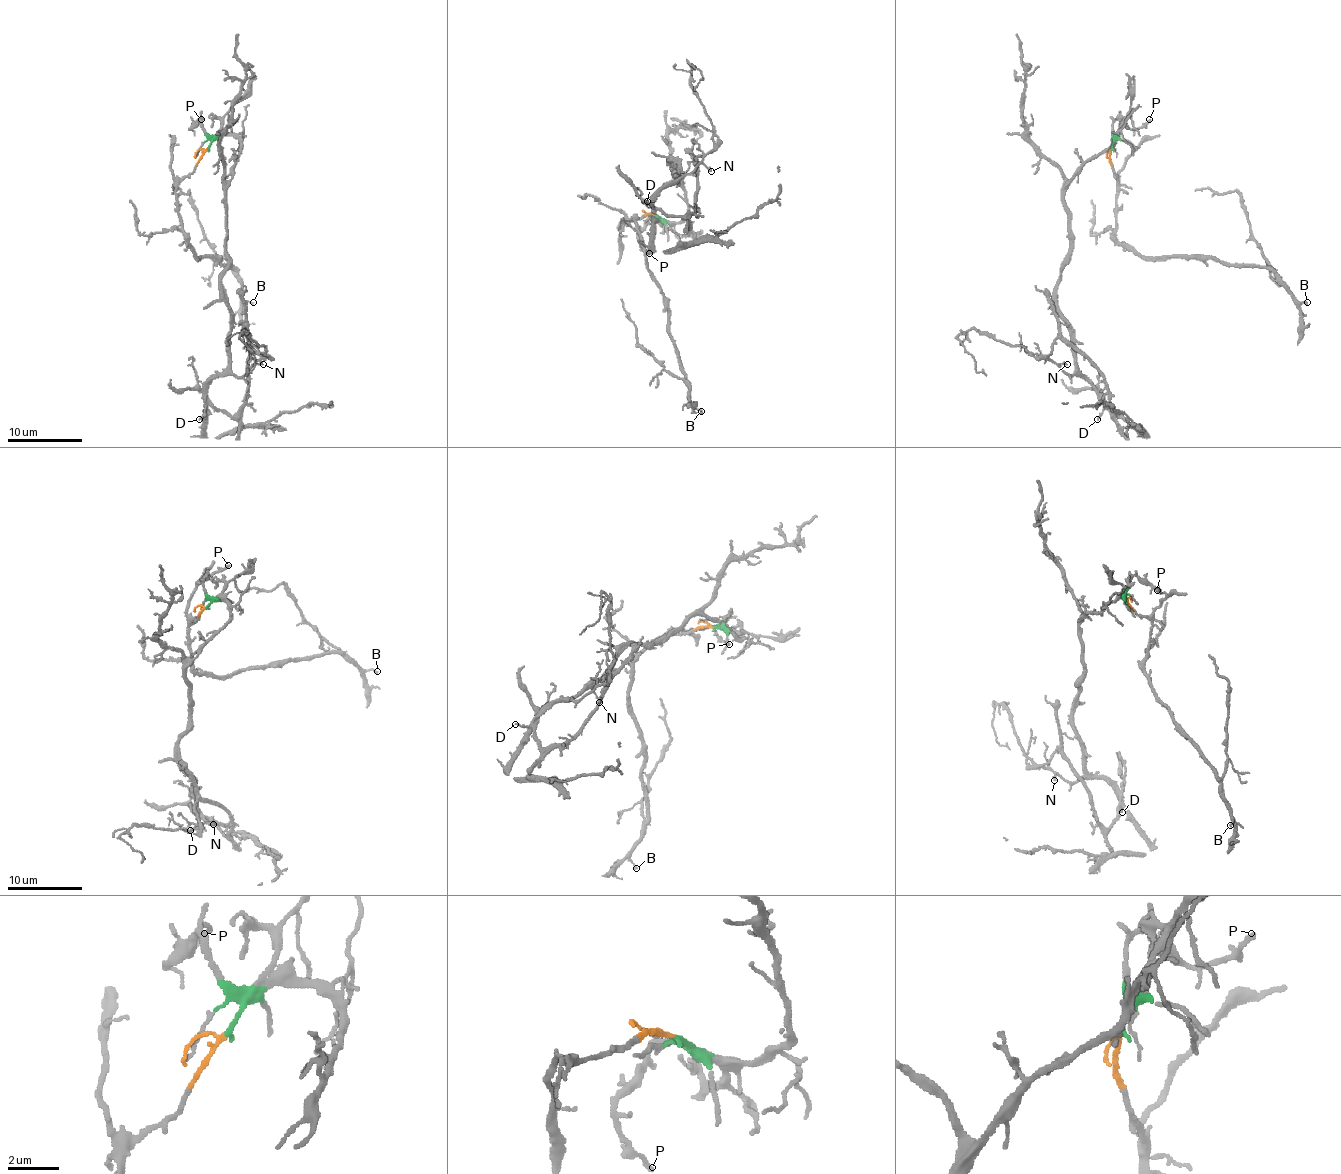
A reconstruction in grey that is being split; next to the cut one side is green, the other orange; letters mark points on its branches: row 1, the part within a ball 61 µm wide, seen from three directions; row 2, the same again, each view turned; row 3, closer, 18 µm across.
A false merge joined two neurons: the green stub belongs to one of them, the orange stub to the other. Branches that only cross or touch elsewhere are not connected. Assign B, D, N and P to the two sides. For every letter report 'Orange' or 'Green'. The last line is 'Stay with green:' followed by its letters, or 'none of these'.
B: Orange
D: Green
N: Green
P: Green
Stay with green: D, N, P

